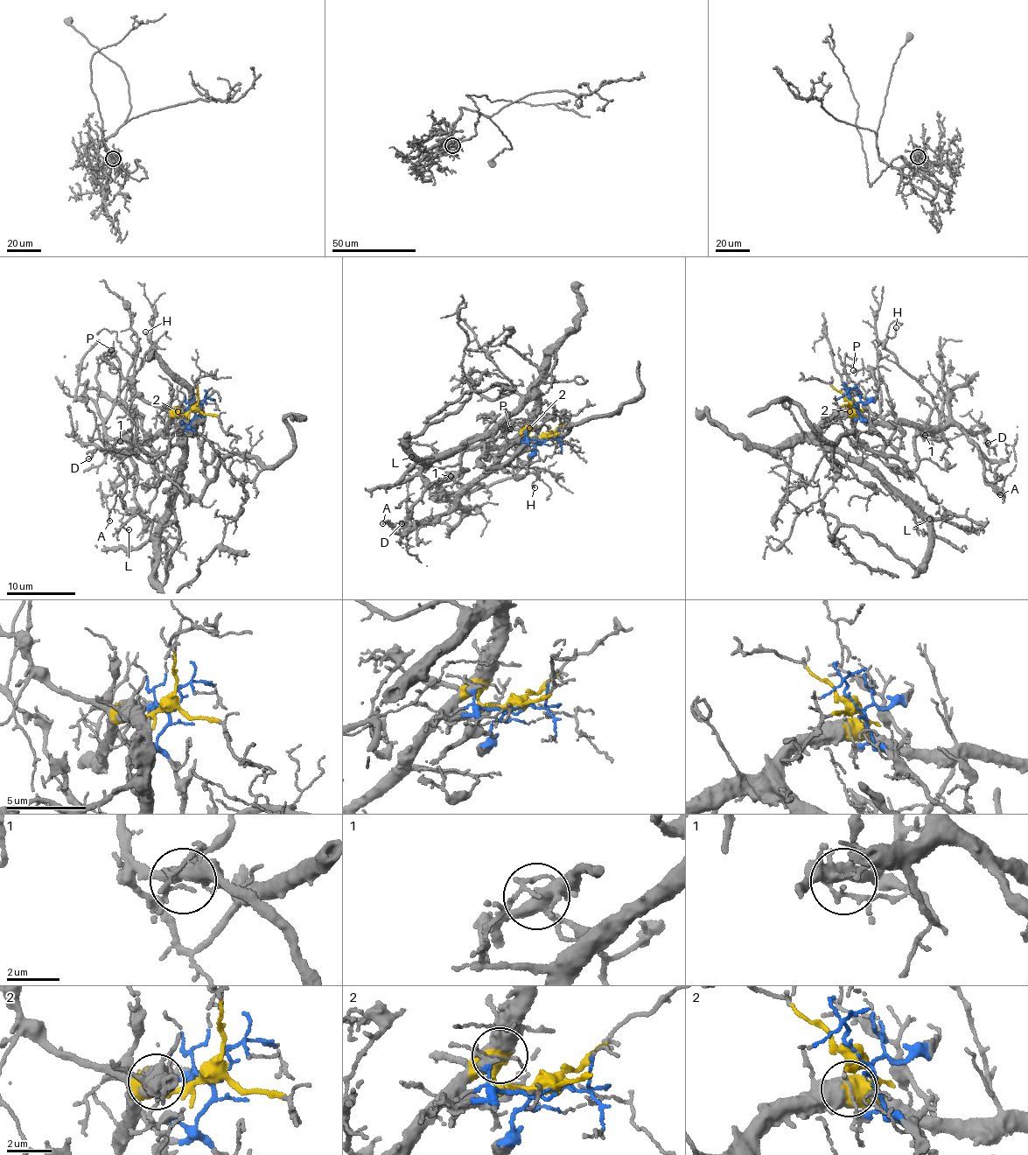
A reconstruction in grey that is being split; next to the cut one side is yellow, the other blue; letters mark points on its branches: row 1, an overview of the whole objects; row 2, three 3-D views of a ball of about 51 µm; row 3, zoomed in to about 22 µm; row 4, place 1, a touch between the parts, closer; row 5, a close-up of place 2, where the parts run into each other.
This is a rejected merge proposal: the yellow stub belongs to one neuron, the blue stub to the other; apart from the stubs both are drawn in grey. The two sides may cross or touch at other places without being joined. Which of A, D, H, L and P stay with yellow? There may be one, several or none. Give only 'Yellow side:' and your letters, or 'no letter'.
Yellow side: A, D, L

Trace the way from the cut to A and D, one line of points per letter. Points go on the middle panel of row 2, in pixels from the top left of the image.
A: (543, 438), (522, 434), (498, 460), (465, 485), (450, 509), (430, 522), (388, 520), (382, 524)
D: (543, 438), (532, 439), (522, 434), (498, 460), (460, 488), (445, 514), (414, 525), (402, 523)

